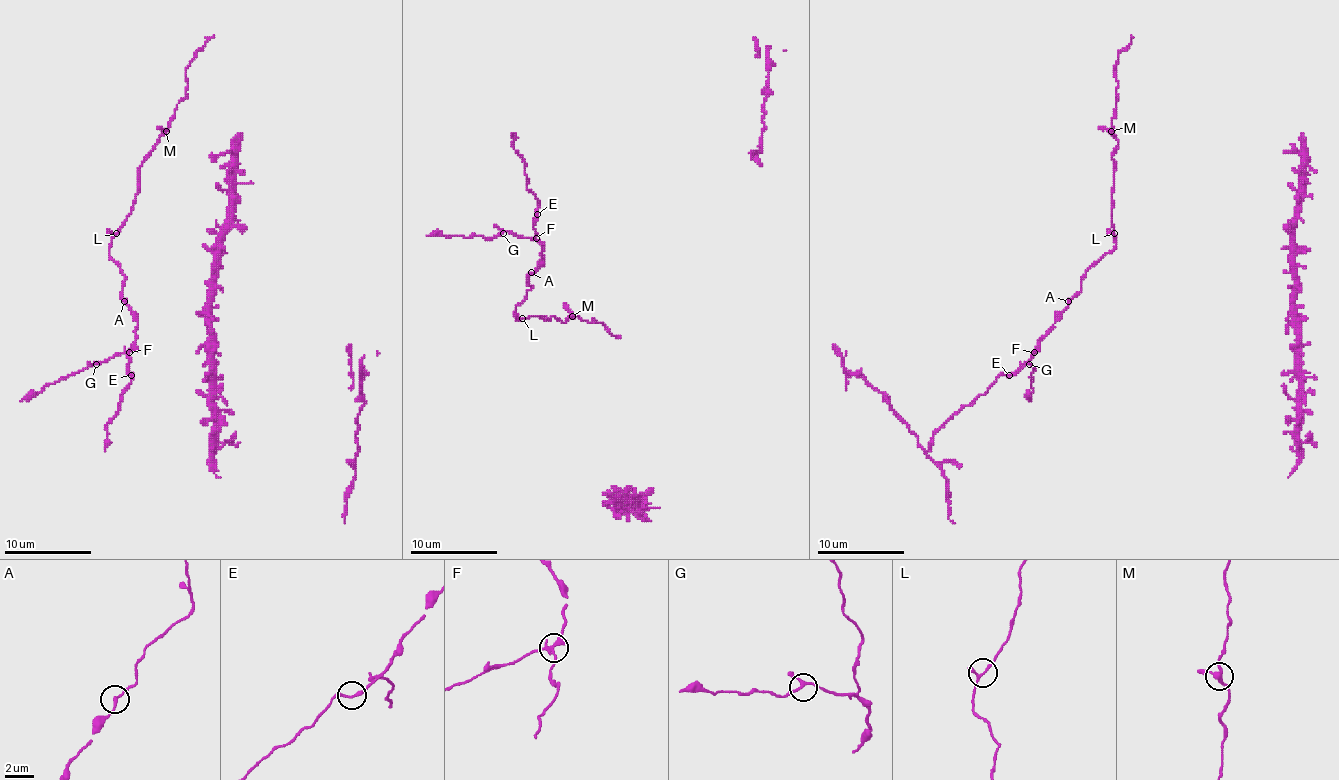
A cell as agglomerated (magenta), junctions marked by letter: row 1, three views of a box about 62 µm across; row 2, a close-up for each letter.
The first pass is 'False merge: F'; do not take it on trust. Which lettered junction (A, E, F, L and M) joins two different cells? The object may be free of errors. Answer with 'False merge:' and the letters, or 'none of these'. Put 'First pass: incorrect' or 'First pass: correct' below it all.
False merge: F
First pass: correct

